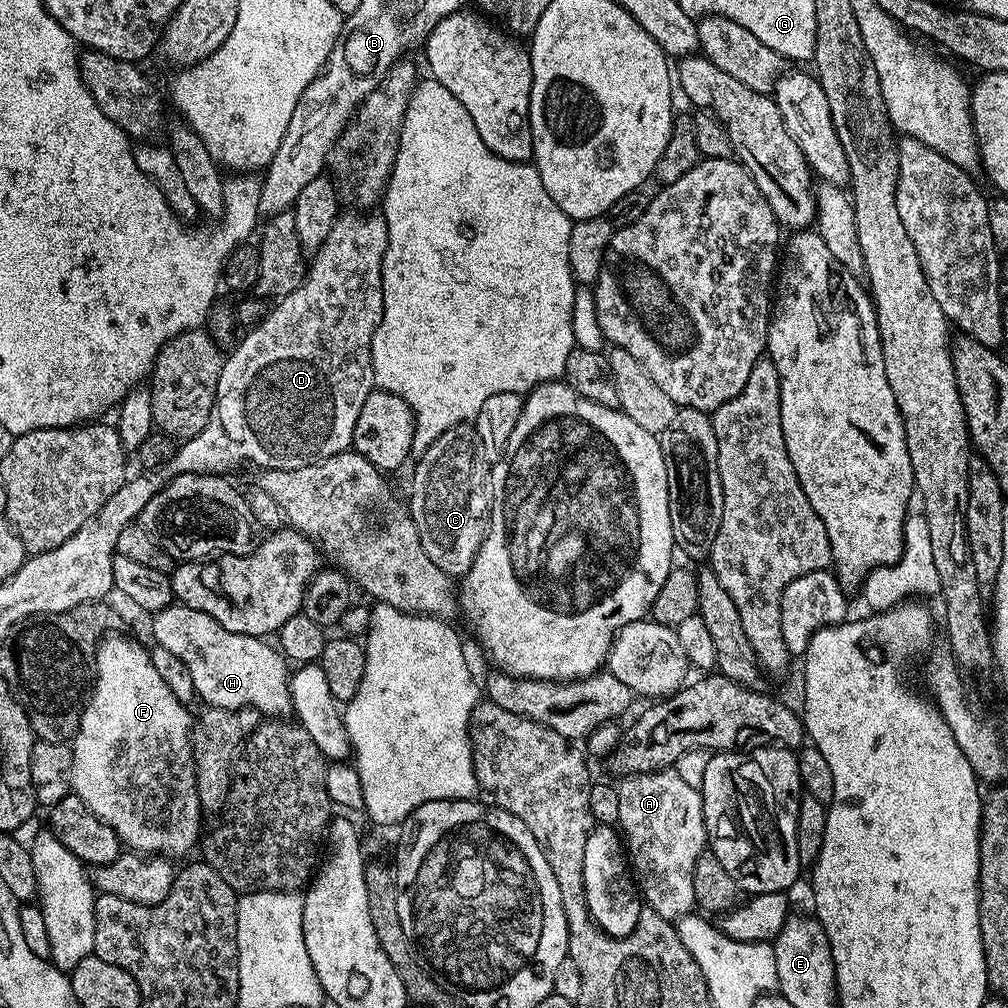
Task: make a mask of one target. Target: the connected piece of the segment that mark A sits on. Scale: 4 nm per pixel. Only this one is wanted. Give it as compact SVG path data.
M675 770L630 776L618 784L618 818L631 871L638 874L643 903L673 922L689 915L696 908L694 862L705 855L708 842L699 791L686 786Z

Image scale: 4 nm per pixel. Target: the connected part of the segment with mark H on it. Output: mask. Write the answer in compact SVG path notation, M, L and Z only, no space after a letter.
M174 602L167 608L163 608L161 612L155 613L151 617L152 620L152 636L165 648L169 657L178 659L186 666L186 670L192 679L192 691L197 697L201 696L205 700L204 704L209 708L256 708L261 714L268 718L284 718L293 711L291 702L291 690L289 688L290 664L283 652L272 648L268 645L267 639L258 636L247 636L246 634L234 634L230 630L226 630L226 626L218 626L218 622L214 622L214 618L210 618L210 614L202 614L202 610L190 610L186 605Z

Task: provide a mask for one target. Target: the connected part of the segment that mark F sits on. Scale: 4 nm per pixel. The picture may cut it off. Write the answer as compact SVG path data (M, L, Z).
M109 634L100 642L96 649L96 662L94 665L94 683L90 688L90 695L87 697L84 713L80 719L80 729L76 731L74 739L71 741L72 749L72 775L70 777L70 788L75 796L82 798L86 806L106 826L118 834L121 845L125 849L141 854L155 854L165 858L177 858L184 856L201 839L200 836L200 818L202 819L202 809L196 789L196 766L194 763L194 716L188 713L189 705L185 701L178 699L162 682L162 674L158 674L156 669L156 660L151 656L142 645L136 640L127 640L121 634Z

